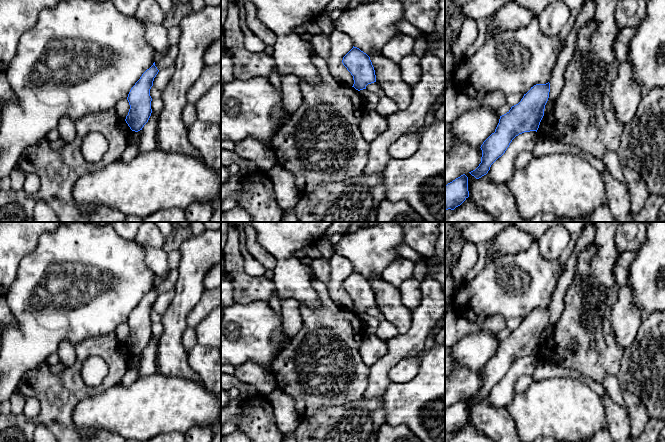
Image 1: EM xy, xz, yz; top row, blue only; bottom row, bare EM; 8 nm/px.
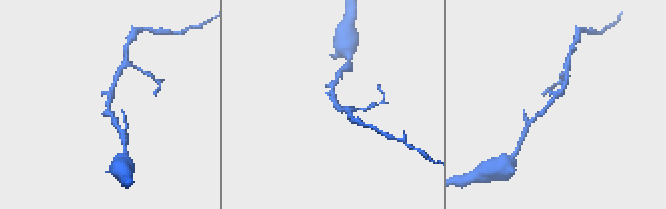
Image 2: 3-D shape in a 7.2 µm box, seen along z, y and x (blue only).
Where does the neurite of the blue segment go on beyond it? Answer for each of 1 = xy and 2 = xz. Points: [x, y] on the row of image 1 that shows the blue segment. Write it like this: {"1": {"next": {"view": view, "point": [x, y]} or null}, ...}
{"1": {"next": null}, "2": {"next": null}}

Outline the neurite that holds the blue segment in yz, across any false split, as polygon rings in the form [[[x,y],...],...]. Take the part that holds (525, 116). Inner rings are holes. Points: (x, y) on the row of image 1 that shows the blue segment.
[[[550,83],[536,84],[524,94],[521,101],[512,106],[481,145],[482,157],[479,166],[469,172],[476,179],[486,175],[491,165],[501,157],[512,140],[524,132],[536,131],[544,116],[545,105],[549,98]]]

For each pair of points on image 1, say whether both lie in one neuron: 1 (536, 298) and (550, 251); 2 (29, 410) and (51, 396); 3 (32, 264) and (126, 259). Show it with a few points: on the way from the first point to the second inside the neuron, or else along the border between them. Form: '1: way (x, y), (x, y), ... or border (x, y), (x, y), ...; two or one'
1: border (536, 241), (540, 253), (546, 259), (556, 261); two
2: border (28, 396), (39, 402), (39, 412), (33, 418); two
3: way (55, 258), (103, 259); one

